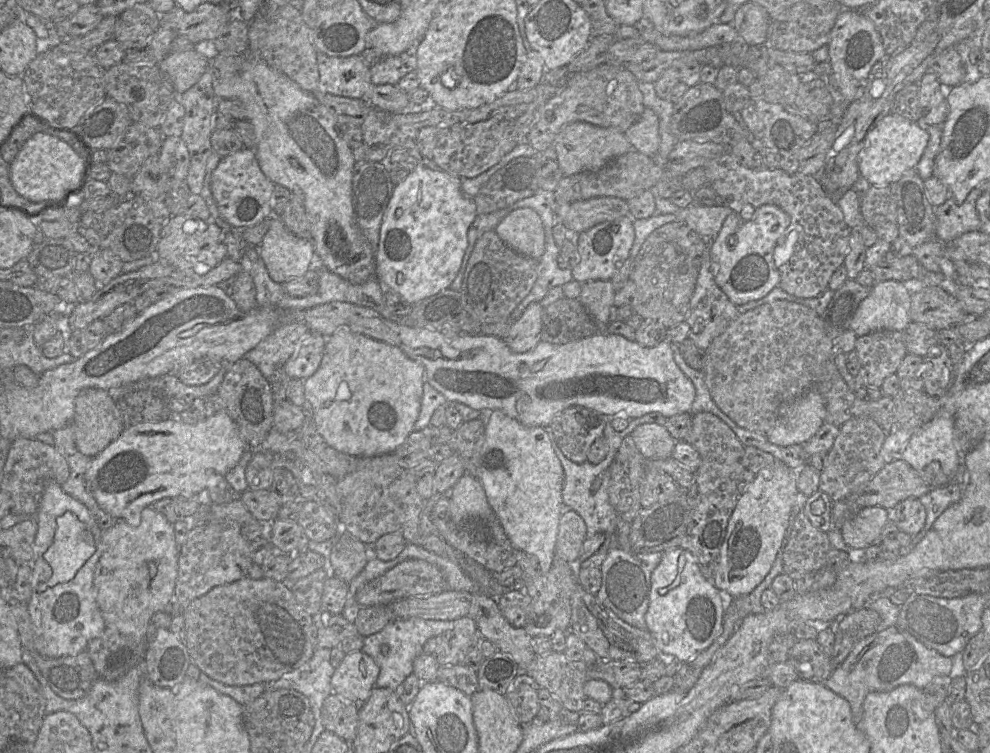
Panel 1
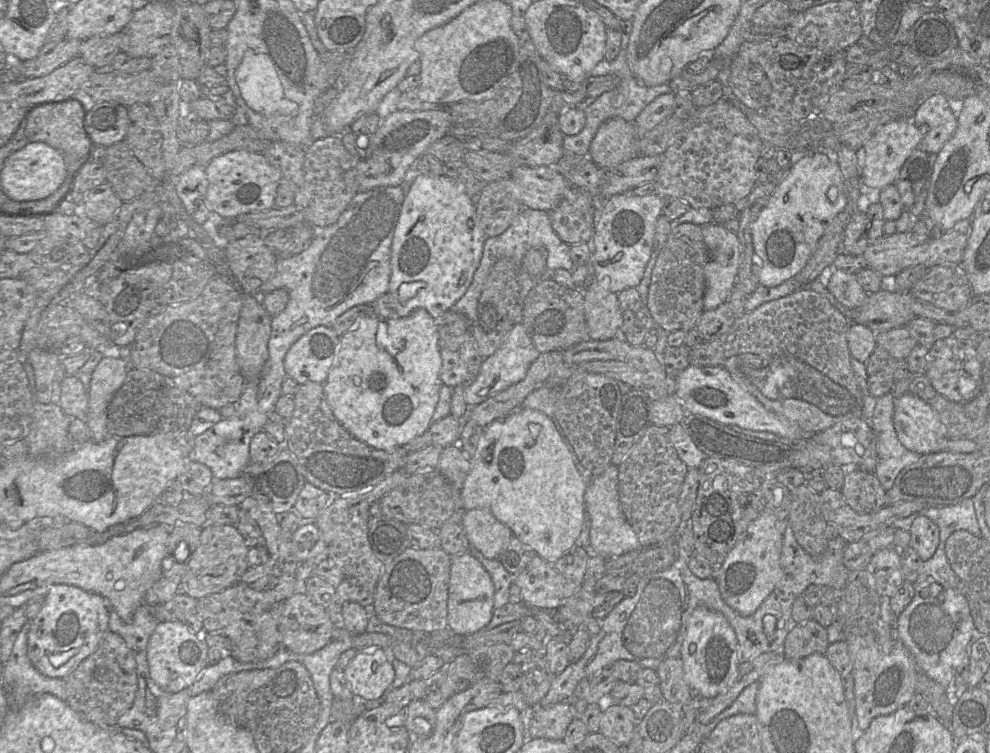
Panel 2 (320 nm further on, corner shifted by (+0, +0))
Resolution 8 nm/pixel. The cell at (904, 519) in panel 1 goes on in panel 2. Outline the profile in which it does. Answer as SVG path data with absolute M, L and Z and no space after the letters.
M918 515L909 530L912 546L923 561L930 559L939 544L939 527L928 517Z

